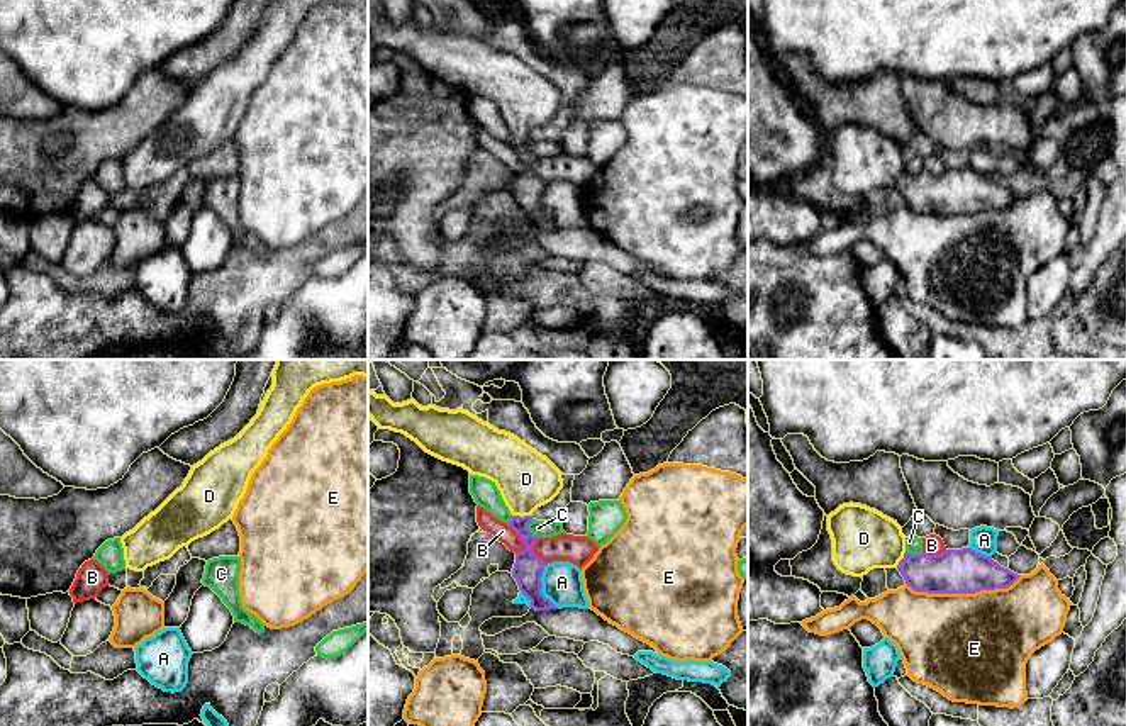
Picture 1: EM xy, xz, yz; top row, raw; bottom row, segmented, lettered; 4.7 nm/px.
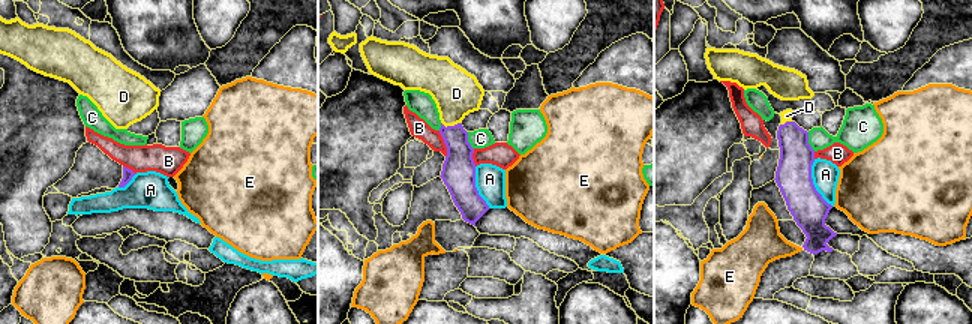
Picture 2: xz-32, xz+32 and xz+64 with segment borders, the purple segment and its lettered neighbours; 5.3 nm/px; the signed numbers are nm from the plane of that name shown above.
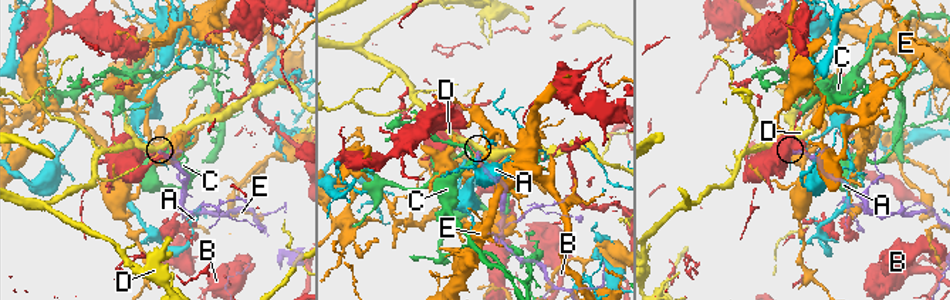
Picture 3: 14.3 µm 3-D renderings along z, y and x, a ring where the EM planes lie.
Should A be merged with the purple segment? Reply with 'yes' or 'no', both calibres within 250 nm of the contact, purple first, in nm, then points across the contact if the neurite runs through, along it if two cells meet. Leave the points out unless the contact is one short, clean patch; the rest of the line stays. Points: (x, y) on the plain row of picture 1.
no; calibres 140 and 190 nm; border xz (545, 185), (541, 211), (558, 228)

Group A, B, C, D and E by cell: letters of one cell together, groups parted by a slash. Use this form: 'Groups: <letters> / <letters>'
Groups: A / B / C / D / E

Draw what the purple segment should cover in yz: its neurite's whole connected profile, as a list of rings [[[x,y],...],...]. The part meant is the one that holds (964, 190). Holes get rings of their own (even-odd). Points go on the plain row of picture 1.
[[[843,124],[828,136],[833,182],[846,195],[897,188],[916,212],[975,214],[1011,207],[1021,195],[972,168],[911,175],[897,141],[861,124]]]

